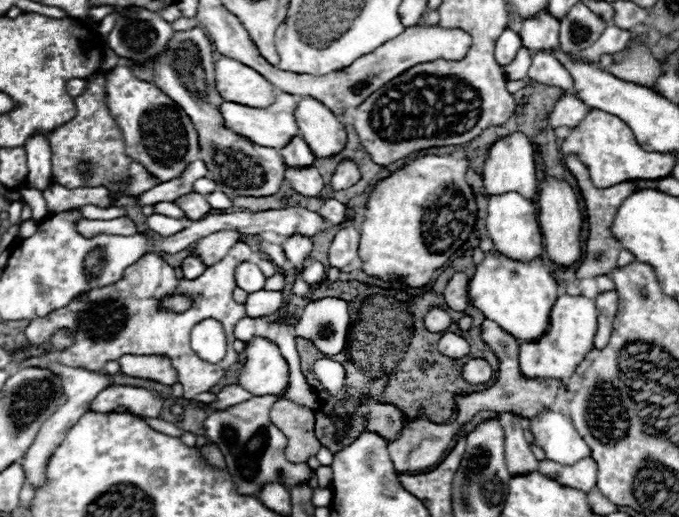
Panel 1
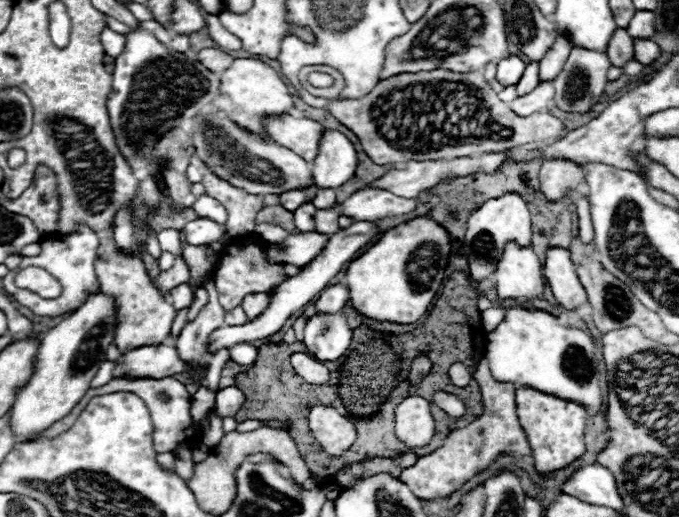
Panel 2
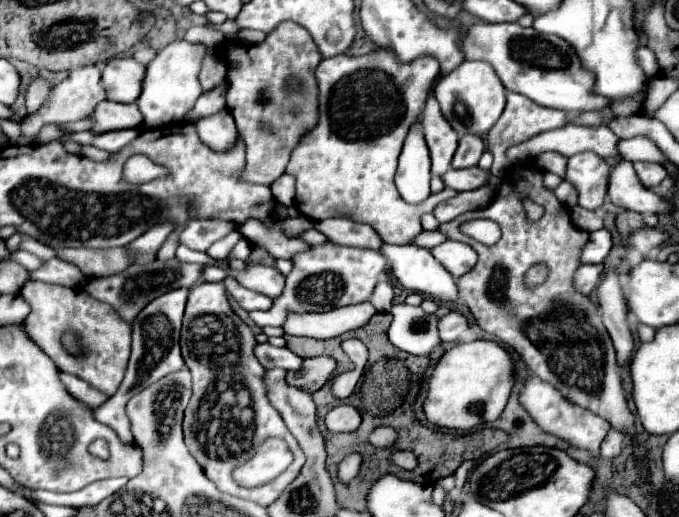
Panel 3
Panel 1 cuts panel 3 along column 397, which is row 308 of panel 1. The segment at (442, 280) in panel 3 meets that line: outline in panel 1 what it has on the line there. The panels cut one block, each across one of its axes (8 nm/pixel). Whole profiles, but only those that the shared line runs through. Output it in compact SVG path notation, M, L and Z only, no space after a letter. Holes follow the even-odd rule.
M258 290L258 292L248 294L248 298L246 298L246 314L250 318L274 314L280 306L282 306L282 294L280 292Z

